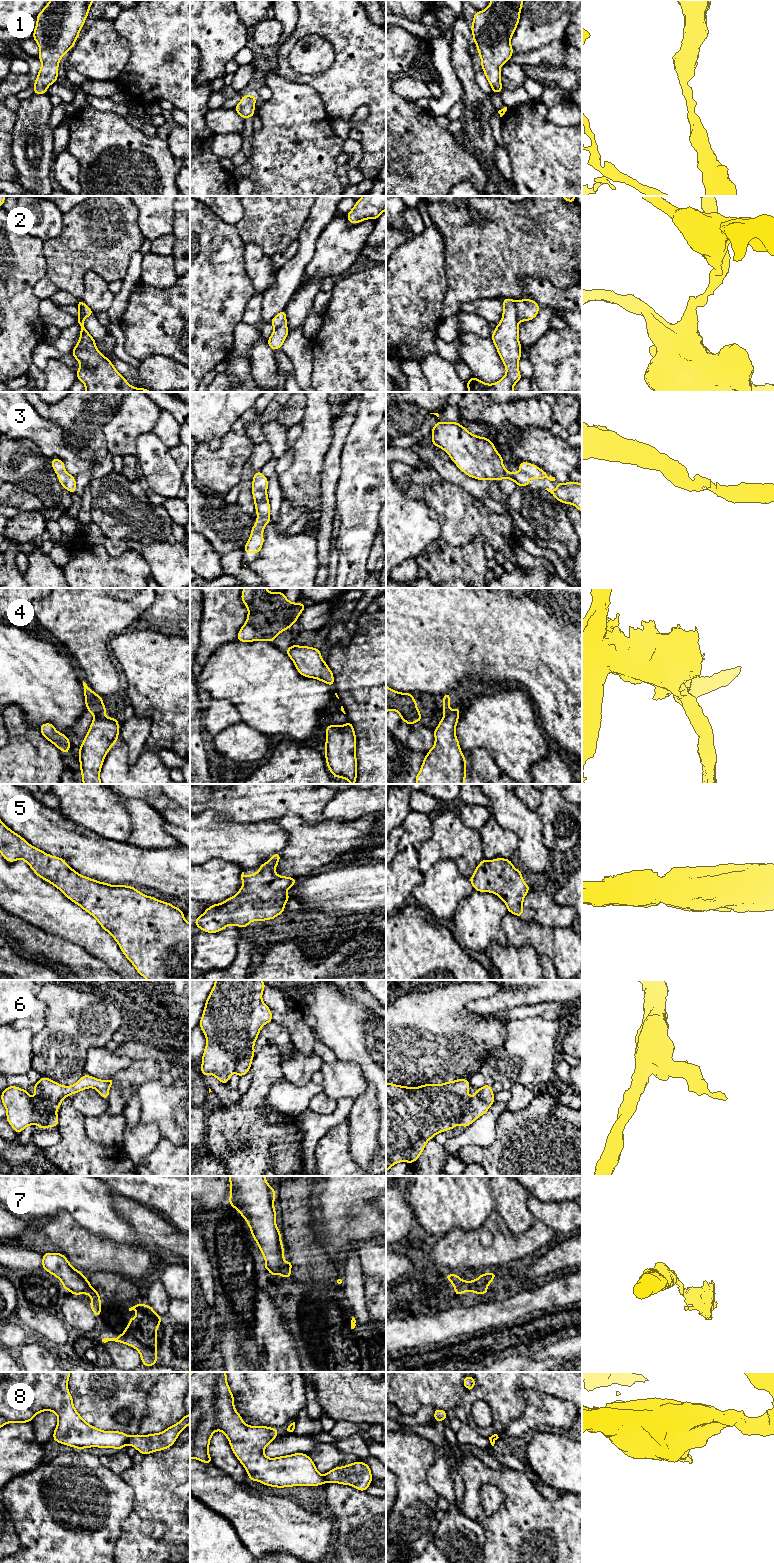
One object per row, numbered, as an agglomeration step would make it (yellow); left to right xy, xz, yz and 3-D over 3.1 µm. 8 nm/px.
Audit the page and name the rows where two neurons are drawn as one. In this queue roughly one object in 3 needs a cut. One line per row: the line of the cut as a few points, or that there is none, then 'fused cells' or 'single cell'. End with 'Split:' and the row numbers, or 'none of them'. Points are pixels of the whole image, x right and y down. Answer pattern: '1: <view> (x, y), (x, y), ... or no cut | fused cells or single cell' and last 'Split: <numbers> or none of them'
1: no cut | single cell
2: yz (515, 302), (519, 320) | fused cells
3: no cut | single cell
4: xy (95, 715), (103, 717) | fused cells
5: no cut | single cell
6: xz (254, 1050), (236, 1062), (234, 1071) | fused cells
7: yz (486, 1284), (473, 1291) | fused cells
8: xy (129, 1437), (126, 1443) | fused cells
Split: 2, 4, 6, 7, 8

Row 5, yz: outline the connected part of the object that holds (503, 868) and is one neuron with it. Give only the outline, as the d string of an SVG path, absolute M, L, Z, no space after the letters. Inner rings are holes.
M483 858L475 868L473 876L469 876L468 879L475 890L496 894L504 901L508 912L521 918L524 911L523 900L531 887L524 882L522 871L517 870L510 859L495 858L494 860L487 861Z

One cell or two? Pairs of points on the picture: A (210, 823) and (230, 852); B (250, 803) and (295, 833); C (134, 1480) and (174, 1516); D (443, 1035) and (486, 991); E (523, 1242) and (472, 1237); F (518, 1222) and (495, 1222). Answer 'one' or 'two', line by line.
A: one
B: two
C: one
D: one
E: one
F: two

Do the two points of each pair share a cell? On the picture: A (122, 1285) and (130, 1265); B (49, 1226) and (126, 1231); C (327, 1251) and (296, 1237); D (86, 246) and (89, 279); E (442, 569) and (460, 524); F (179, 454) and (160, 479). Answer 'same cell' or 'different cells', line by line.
A: different cells
B: different cells
C: different cells
D: different cells
E: different cells
F: different cells

